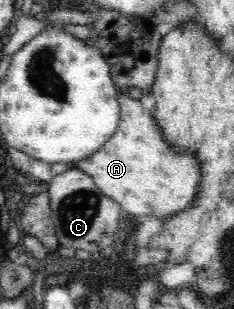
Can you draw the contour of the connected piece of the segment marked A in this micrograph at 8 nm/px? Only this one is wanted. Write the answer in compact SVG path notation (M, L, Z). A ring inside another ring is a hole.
M117 88L120 104L119 123L107 142L91 156L73 164L93 178L95 186L112 198L125 216L155 216L160 220L171 218L187 210L196 200L200 182L200 161L191 150L173 149L164 139L152 112L141 107L141 101Z

